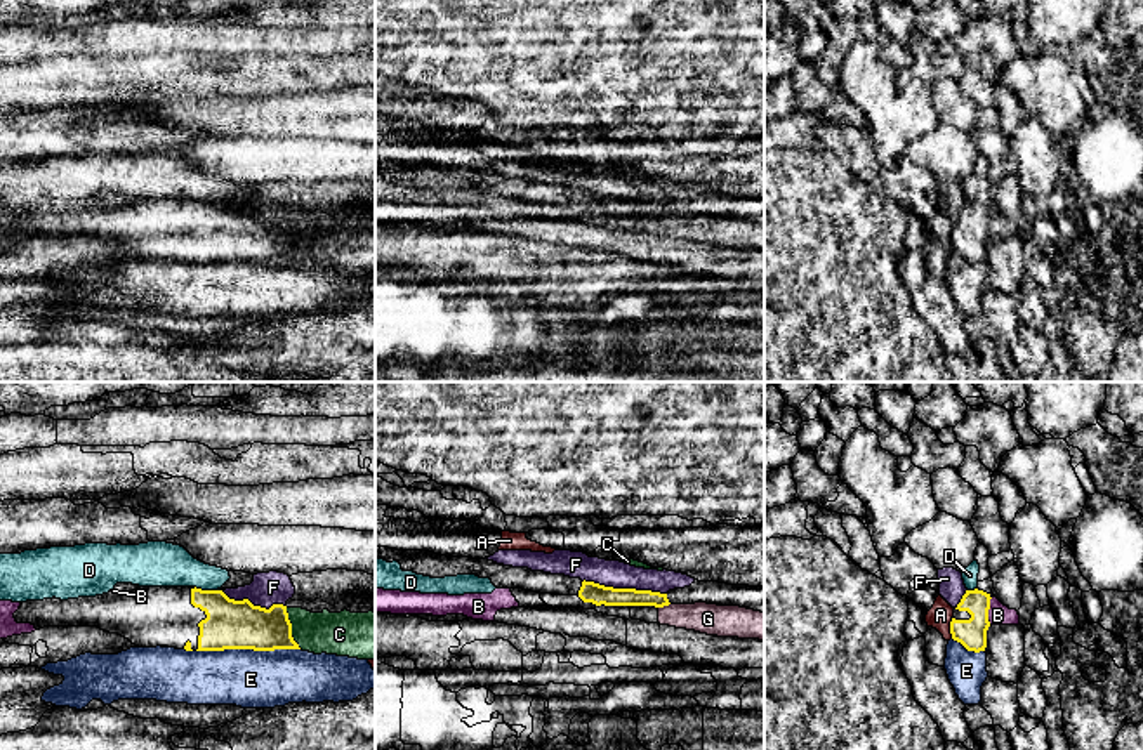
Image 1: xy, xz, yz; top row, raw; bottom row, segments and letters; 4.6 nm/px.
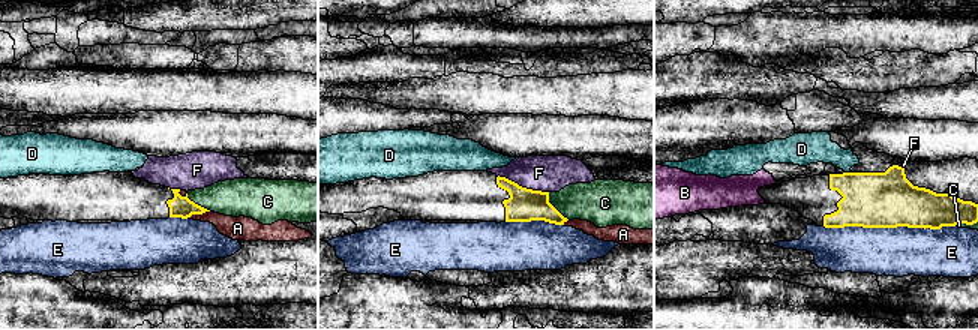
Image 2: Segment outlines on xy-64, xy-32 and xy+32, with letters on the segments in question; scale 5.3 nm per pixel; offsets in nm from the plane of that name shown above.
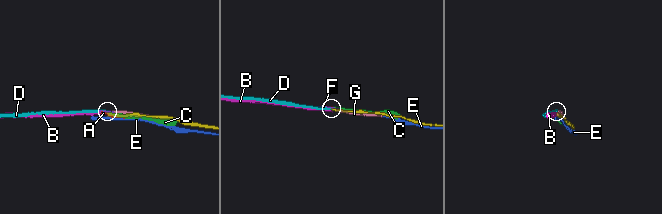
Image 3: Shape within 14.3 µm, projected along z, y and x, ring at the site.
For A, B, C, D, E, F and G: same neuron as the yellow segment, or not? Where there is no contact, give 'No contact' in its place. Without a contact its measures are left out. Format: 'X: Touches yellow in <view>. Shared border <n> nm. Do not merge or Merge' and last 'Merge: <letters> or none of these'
A: Touches yellow in yz. Shared border 100 nm. Do not merge
B: Touches yellow in yz. Shared border 130 nm. Do not merge
C: Touches yellow in xy. Shared border 200 nm. Do not merge
D: Touches yellow in xy. Shared border 110 nm. Do not merge
E: Touches yellow in xy. Shared border 480 nm. Do not merge
F: Touches yellow in xz. Shared border 400 nm. Do not merge
G: Touches yellow in xz. Shared border 60 nm. Do not merge
Merge: none of these

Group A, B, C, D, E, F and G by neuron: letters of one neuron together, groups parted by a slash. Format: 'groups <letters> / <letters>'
groups A C / B / D G / E / F

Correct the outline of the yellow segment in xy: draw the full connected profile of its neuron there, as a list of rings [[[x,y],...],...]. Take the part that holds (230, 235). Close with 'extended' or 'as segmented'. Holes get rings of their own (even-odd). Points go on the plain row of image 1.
[[[141,198],[132,203],[108,203],[96,208],[43,210],[21,214],[14,224],[17,234],[43,238],[99,238],[118,245],[139,259],[167,257],[186,262],[224,260],[301,260],[292,248],[287,217],[273,215],[269,220],[254,217],[248,210],[229,210],[222,201],[189,198]]] | extended

